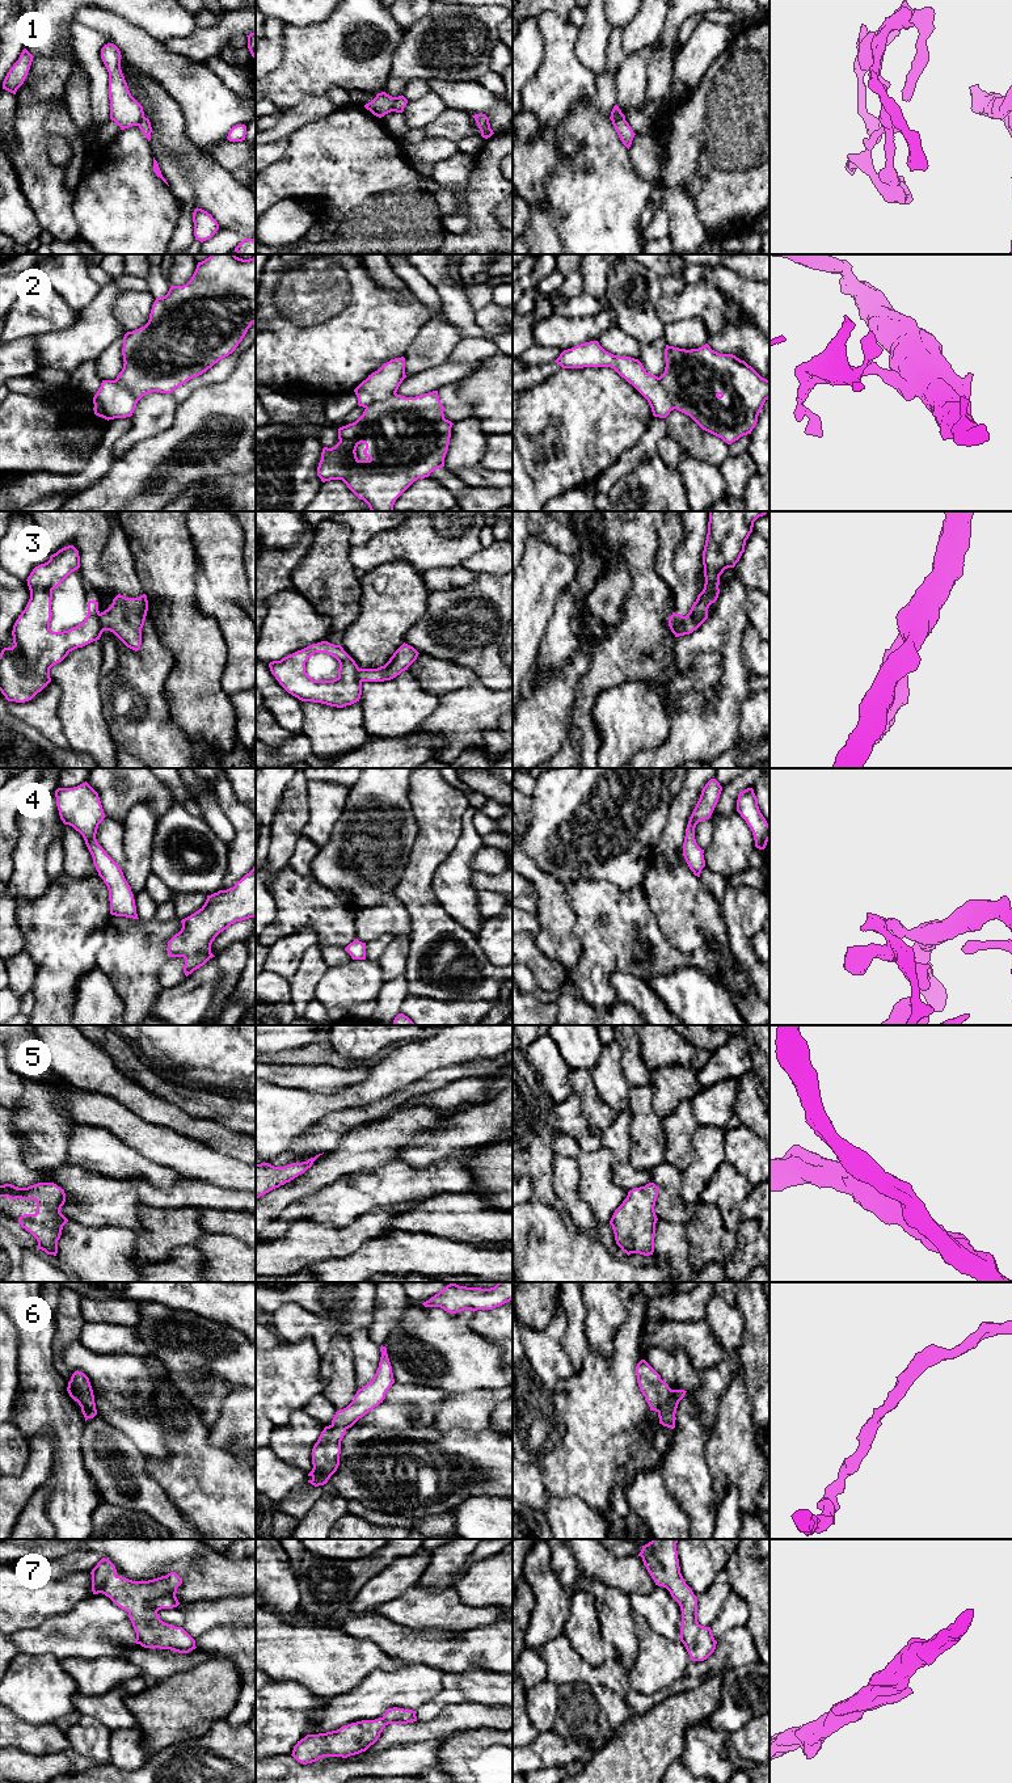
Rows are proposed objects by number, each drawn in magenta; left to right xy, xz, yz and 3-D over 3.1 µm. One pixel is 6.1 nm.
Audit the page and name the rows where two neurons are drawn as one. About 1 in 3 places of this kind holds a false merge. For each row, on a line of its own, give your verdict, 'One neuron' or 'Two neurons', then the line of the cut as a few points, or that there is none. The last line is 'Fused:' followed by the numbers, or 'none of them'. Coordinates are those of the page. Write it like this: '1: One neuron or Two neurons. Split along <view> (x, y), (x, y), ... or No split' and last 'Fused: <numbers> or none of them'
1: Two neurons. Split along xz (396, 97), (392, 110)
2: One neuron. No split
3: Two neurons. Split along yz (684, 616), (678, 623), (673, 623), (669, 619)
4: One neuron. No split
5: One neuron. No split
6: One neuron. No split
7: One neuron. No split
Fused: 1, 3

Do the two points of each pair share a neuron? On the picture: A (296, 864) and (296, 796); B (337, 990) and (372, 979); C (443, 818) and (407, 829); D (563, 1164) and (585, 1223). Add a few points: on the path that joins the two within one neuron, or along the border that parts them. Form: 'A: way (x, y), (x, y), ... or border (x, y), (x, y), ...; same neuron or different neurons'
A: border (300, 835), (287, 865); different neurons
B: way (346, 985), (363, 979); same neuron
C: border (408, 796), (417, 827), (417, 835), (409, 856); different neurons
D: way (565, 1179), (568, 1195), (578, 1209); same neuron

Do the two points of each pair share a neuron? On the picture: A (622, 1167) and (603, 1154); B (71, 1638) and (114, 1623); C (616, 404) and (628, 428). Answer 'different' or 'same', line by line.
A: different
B: same
C: same

